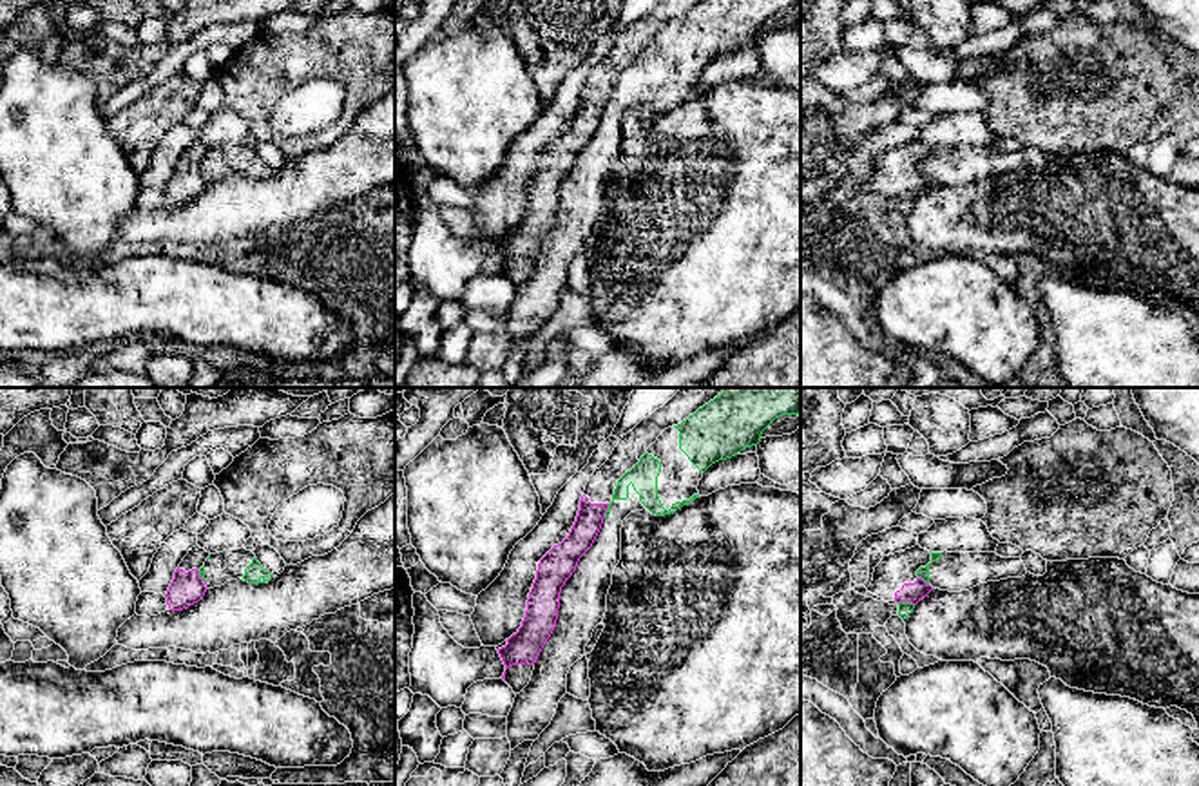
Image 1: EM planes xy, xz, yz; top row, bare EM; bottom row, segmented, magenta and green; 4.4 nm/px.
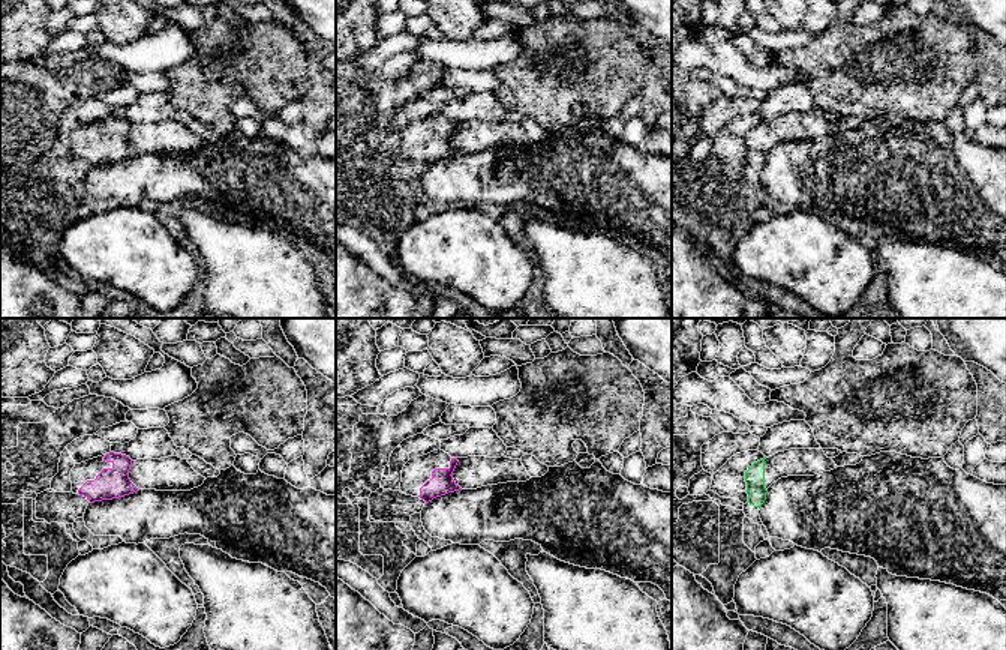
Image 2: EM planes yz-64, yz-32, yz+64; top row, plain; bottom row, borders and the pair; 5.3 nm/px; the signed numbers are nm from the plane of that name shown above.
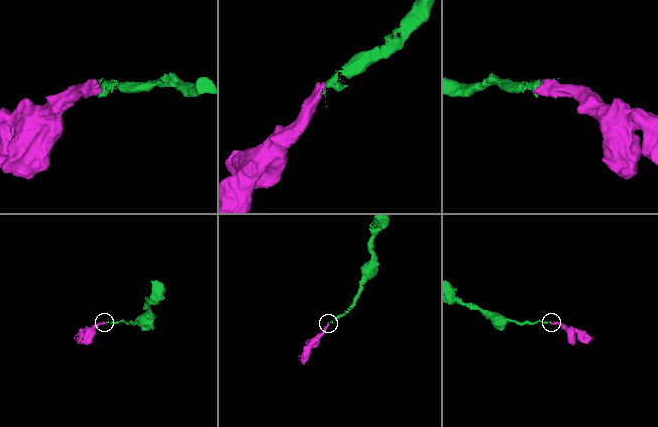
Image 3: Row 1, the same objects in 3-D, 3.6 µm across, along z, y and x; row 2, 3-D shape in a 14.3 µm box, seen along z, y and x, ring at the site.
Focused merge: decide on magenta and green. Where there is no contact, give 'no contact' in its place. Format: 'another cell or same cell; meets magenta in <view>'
another cell; meets magenta in yz

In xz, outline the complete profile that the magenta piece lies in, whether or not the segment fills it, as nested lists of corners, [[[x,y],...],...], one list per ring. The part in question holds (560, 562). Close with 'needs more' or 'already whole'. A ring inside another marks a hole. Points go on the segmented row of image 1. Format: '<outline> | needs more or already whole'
[[[681,388],[663,407],[623,435],[609,460],[589,476],[569,536],[538,563],[522,627],[507,639],[505,647],[498,648],[505,670],[513,665],[536,663],[556,627],[561,587],[576,570],[580,558],[592,547],[618,480],[639,462],[665,429],[686,420],[723,389]]] | needs more

